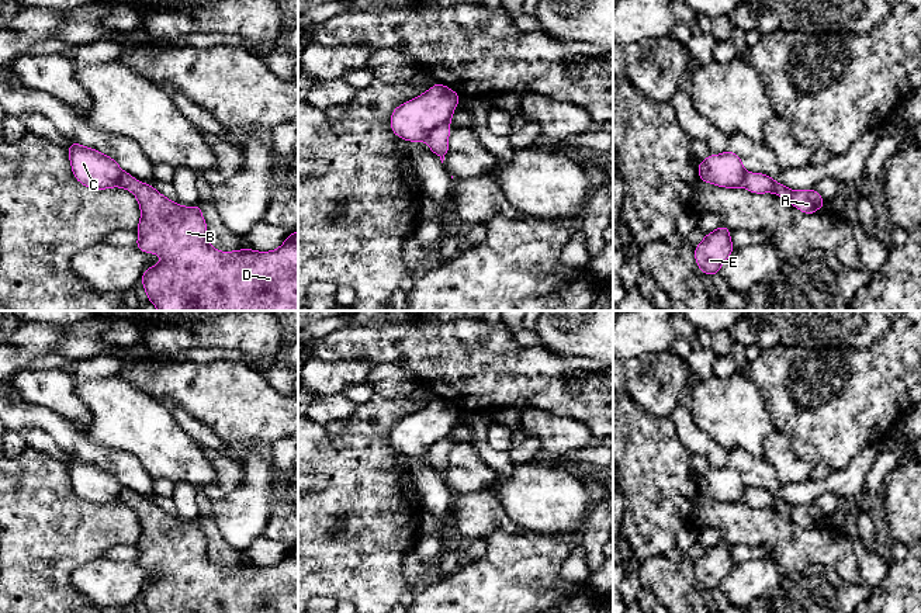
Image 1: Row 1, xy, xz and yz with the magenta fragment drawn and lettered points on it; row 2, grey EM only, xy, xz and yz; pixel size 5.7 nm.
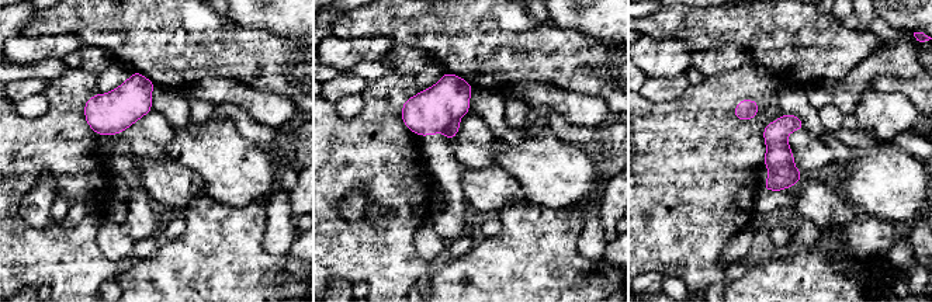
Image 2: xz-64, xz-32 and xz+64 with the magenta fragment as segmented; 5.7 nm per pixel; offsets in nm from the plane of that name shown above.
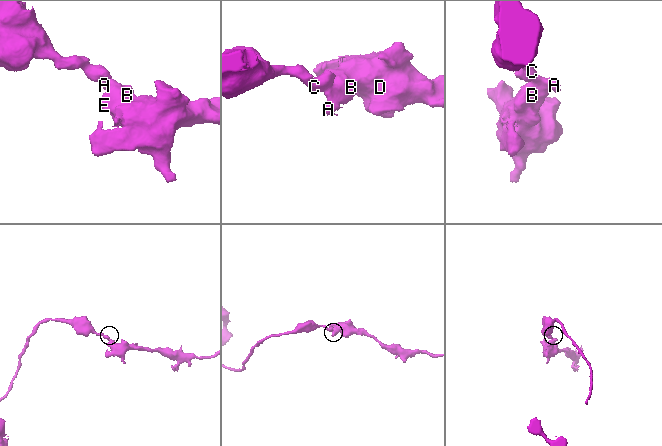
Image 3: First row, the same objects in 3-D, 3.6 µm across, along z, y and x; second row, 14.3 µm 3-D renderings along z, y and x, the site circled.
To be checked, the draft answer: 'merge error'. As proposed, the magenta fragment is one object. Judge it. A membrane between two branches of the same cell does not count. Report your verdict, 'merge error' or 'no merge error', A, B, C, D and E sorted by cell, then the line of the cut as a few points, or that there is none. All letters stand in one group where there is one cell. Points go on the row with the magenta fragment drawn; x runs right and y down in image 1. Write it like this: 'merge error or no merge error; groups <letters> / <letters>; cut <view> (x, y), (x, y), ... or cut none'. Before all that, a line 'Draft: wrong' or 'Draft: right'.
Draft: right
merge error; groups A B D E / C; cut xz (449, 123), (436, 127), (425, 139)

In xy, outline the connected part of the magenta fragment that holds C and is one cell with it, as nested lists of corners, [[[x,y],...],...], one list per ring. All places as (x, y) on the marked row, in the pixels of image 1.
[[[70,141],[67,155],[75,179],[89,188],[118,187],[125,174],[112,157],[76,142]]]

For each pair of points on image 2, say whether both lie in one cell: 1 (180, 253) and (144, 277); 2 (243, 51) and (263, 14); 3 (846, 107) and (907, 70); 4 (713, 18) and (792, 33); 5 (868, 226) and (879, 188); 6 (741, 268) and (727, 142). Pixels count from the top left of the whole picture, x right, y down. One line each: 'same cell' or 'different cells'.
1: same cell
2: different cells
3: same cell
4: same cell
5: different cells
6: different cells

